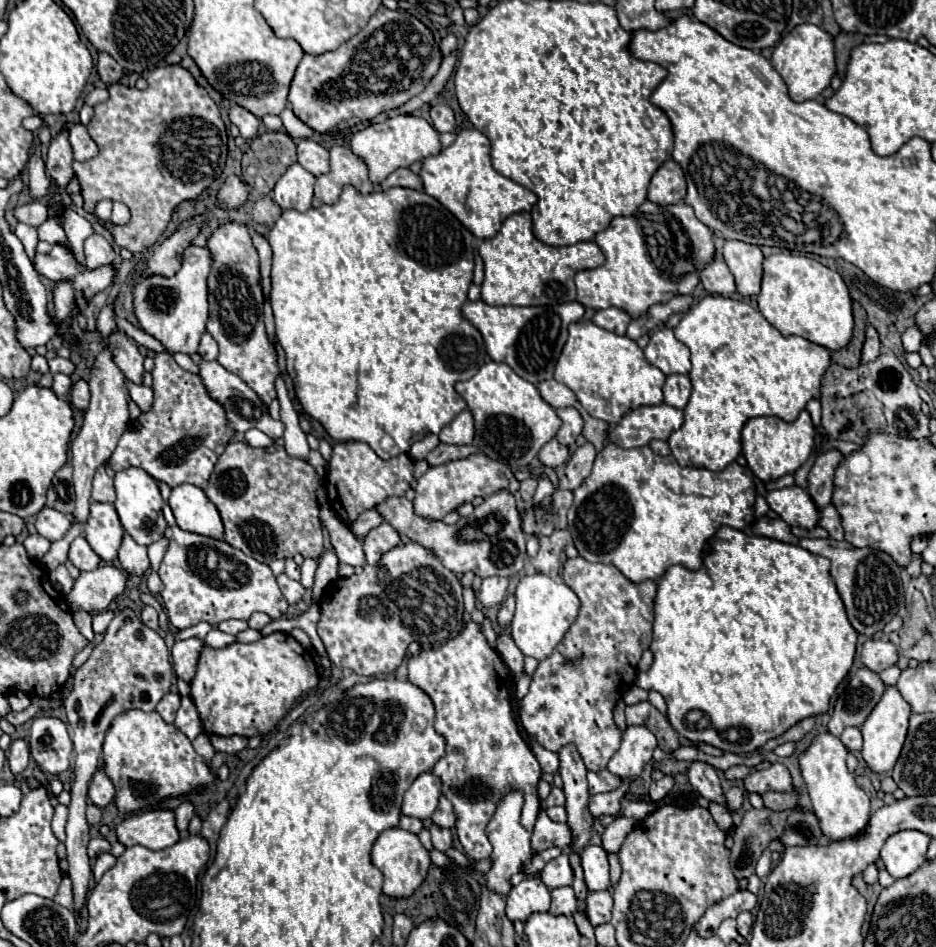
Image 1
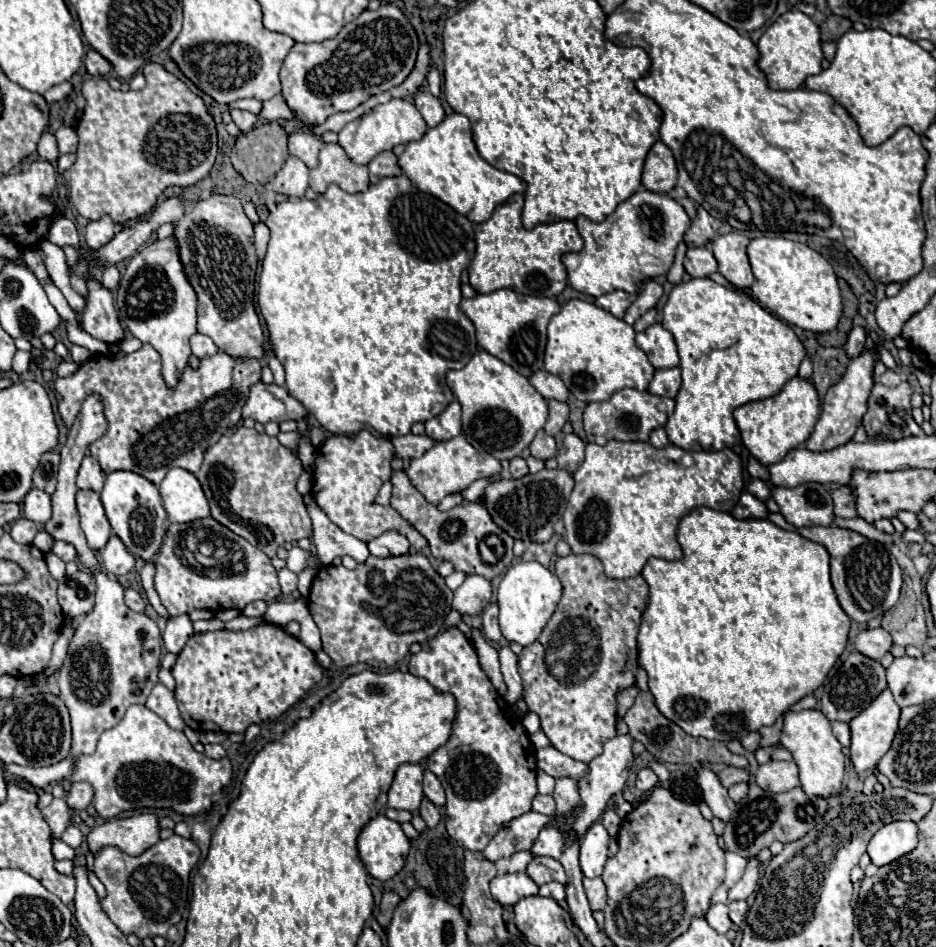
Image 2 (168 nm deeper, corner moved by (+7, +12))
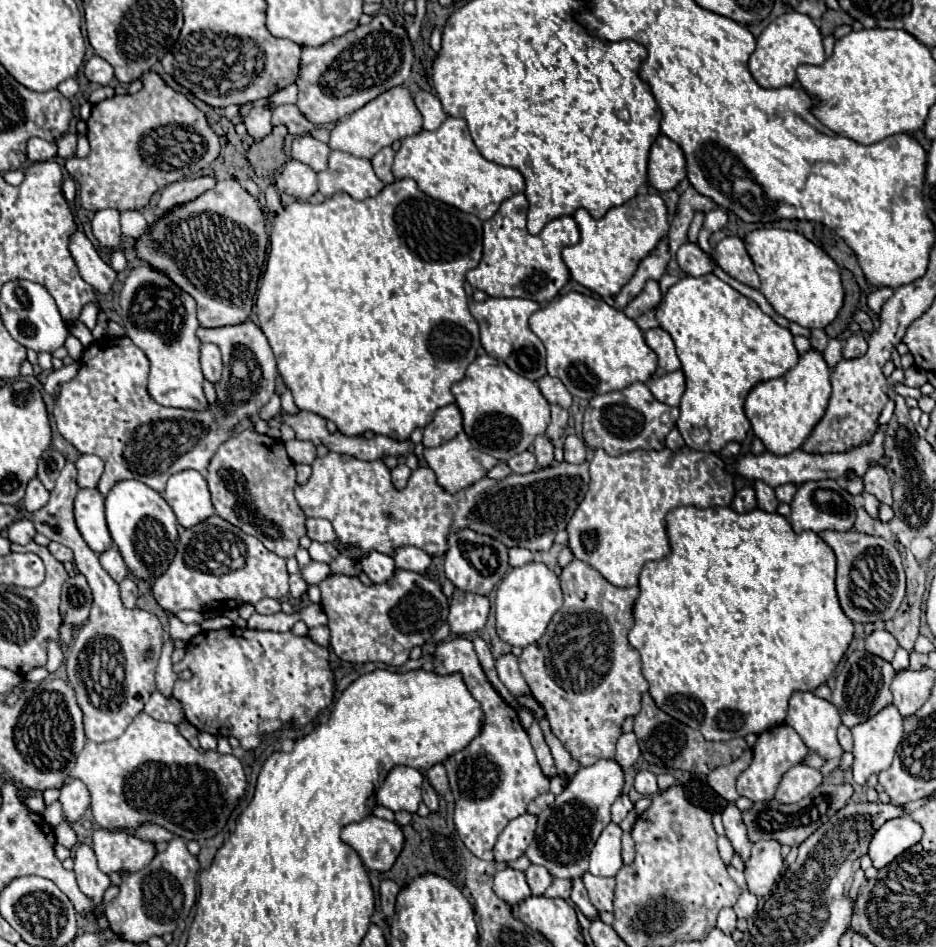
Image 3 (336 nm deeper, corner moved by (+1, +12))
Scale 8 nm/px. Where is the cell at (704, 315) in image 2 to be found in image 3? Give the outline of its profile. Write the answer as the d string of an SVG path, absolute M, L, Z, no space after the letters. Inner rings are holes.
M705 274L701 278L685 276L673 284L657 310L657 320L659 326L665 328L675 340L677 356L683 364L681 370L687 380L687 388L679 404L681 416L677 420L677 428L685 444L693 450L719 452L731 440L743 442L749 432L749 420L743 412L743 404L751 388L755 388L755 384L785 376L799 362L799 352L793 344L793 334L789 328L779 326L753 300L733 290L715 274Z

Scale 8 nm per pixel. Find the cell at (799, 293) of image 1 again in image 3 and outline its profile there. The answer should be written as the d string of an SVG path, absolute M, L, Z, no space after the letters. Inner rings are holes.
M755 230L745 238L745 248L761 278L761 292L777 314L809 330L829 326L843 306L839 266L811 240L789 230Z

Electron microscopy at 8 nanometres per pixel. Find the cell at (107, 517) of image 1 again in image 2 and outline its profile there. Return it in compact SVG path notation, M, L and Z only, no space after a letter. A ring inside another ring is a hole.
M79 490L75 502L81 518L81 530L85 532L87 544L93 550L101 550L111 536L111 526L107 524L107 516L103 512L99 494L93 490Z

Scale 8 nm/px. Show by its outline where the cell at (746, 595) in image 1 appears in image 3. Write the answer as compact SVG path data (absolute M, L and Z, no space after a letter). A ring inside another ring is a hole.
M681 506L667 514L667 534L671 542L671 554L663 560L647 562L639 574L639 588L641 596L633 608L635 626L629 632L629 642L633 648L639 650L643 672L649 682L649 692L655 700L655 704L673 716L675 720L681 720L683 724L689 724L689 728L699 730L705 740L731 740L731 738L743 738L747 734L761 734L769 728L781 724L787 714L787 702L793 692L813 692L817 686L825 684L831 674L835 672L837 664L841 662L845 650L849 648L853 640L853 622L845 616L837 602L835 588L836 557L833 550L815 534L815 532L793 532L791 524L781 514L769 514L759 508L753 512L737 514L733 508L695 508L695 506Z

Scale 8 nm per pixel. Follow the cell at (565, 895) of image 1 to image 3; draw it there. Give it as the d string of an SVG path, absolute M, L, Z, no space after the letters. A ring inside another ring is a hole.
M599 760L593 766L581 768L555 798L555 804L539 814L535 840L525 854L531 862L543 862L553 874L553 884L545 892L547 898L569 900L571 880L587 870L589 852L601 830L611 822L611 804L621 796L623 784L621 764L617 760Z

